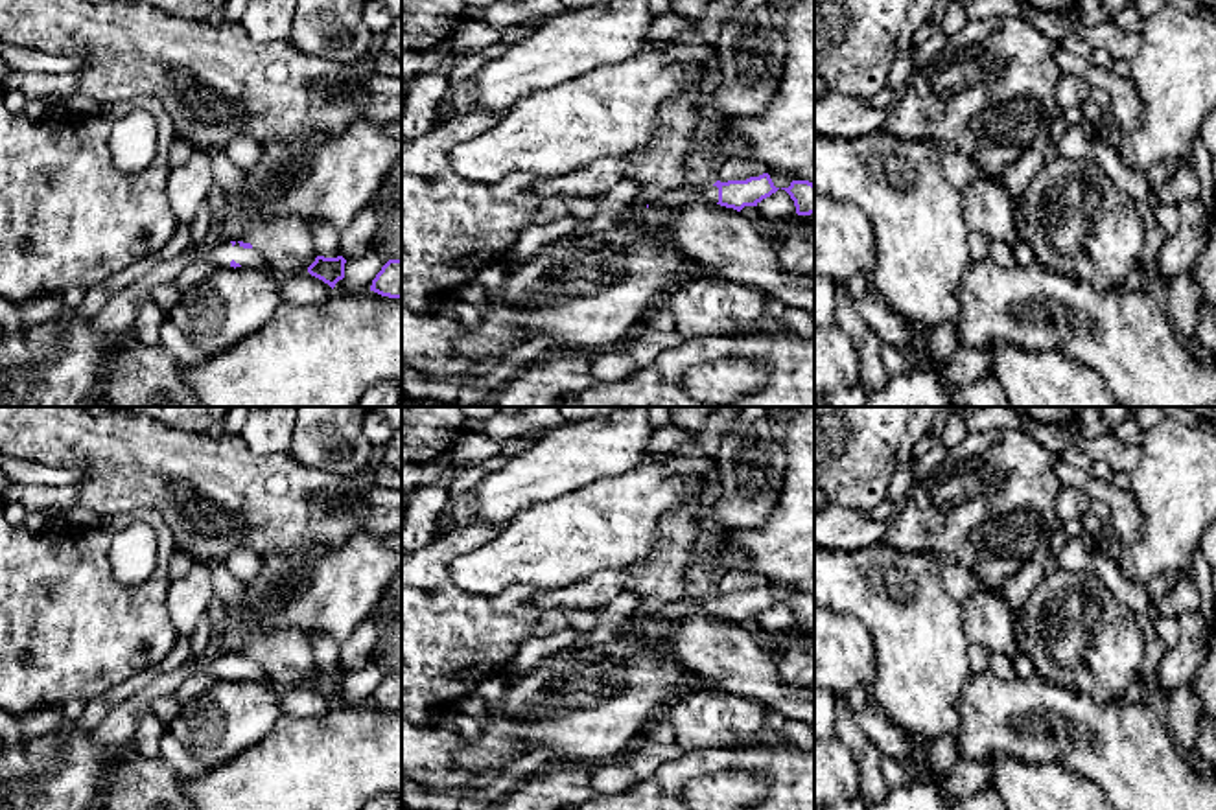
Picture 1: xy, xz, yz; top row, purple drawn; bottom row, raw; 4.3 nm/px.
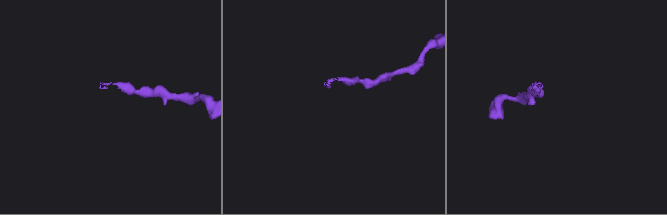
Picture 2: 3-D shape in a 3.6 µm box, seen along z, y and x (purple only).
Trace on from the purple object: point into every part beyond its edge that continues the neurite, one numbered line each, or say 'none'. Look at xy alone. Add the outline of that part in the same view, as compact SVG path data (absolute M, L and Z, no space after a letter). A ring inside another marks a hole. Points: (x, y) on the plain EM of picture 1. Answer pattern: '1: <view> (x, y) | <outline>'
1: xy (222, 669) | M223 654L205 672L197 674L221 681L221 679L230 679L232 672L241 679L262 681L271 685L271 681L254 665L254 661L243 661L238 654L234 657L230 654Z

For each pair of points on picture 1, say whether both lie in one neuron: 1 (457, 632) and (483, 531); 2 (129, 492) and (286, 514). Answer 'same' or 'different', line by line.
1: same
2: same

